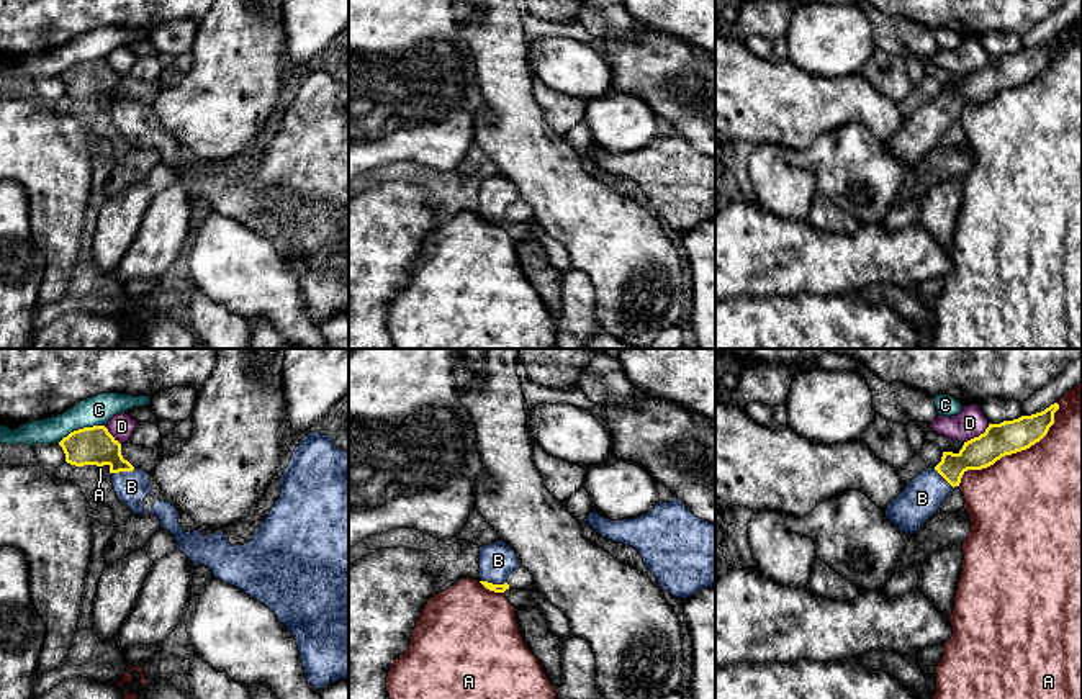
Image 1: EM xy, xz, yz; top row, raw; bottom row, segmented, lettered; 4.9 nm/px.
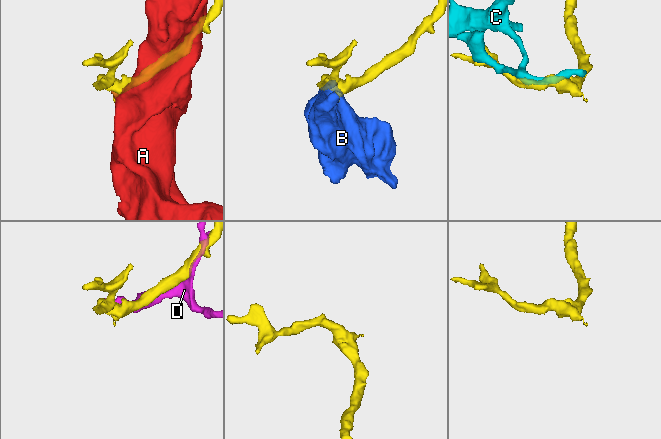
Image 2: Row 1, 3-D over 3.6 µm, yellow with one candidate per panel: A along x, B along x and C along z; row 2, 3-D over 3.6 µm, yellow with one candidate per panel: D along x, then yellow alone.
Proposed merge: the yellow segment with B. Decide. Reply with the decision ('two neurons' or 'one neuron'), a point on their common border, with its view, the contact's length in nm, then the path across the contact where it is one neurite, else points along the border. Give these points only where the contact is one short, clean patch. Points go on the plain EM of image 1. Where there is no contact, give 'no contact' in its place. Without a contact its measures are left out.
one neuron; contact xz (495, 218); length 130 nm

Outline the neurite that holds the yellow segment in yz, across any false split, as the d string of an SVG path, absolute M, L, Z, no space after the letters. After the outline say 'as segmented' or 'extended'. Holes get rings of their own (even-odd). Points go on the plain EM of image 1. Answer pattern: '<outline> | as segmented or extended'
M1054 36L1041 46L1021 49L1000 57L989 57L984 67L964 75L958 87L943 85L935 101L918 106L904 124L886 141L886 151L905 167L917 165L954 120L959 120L967 103L982 103L1005 88L1030 82L1039 75L1054 57Z | extended

